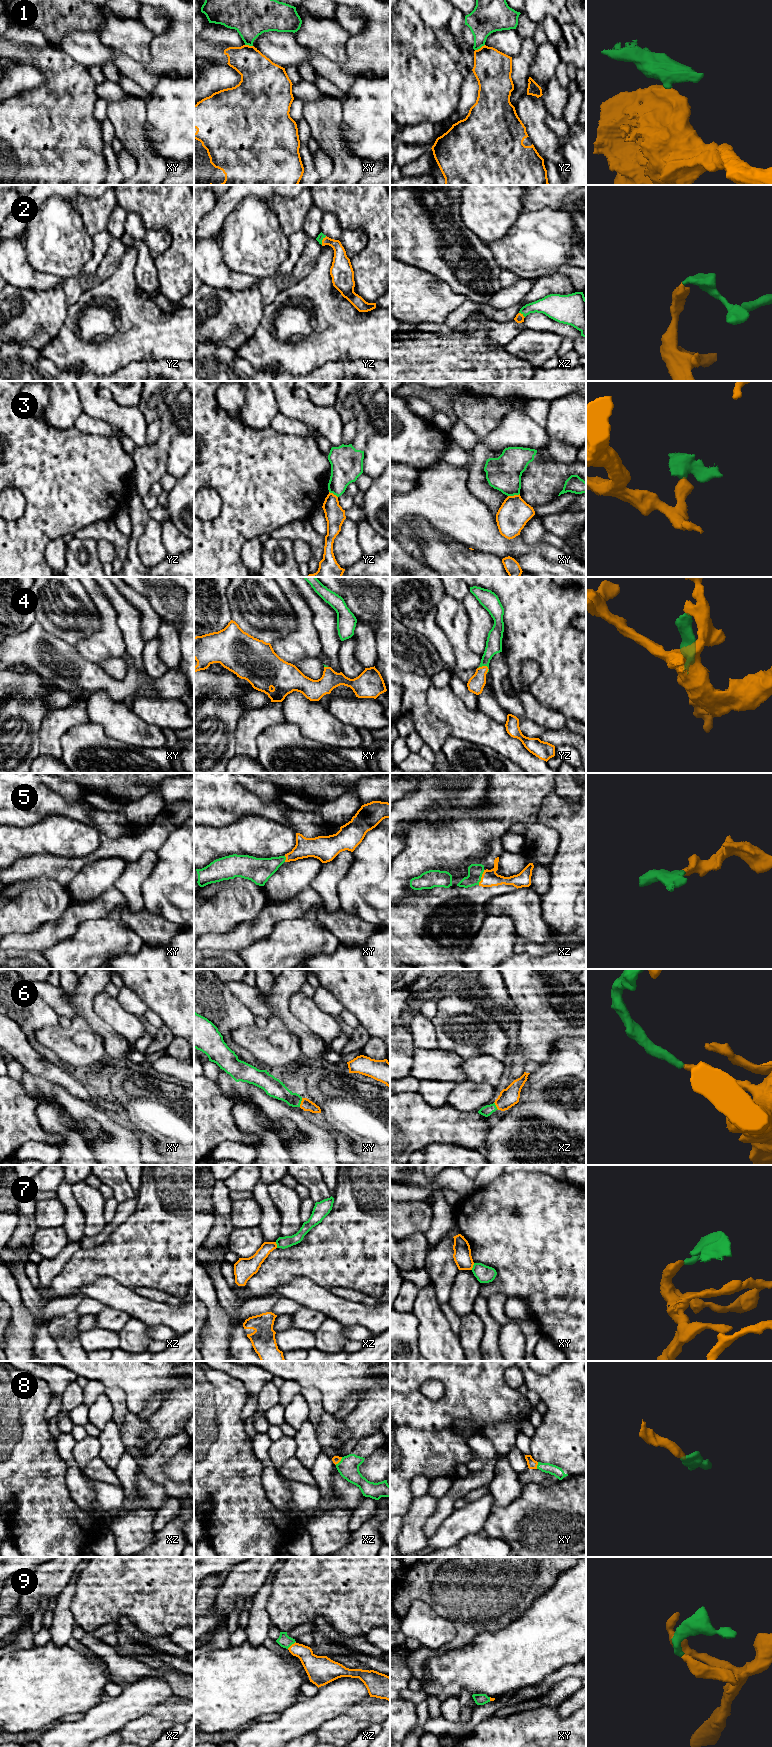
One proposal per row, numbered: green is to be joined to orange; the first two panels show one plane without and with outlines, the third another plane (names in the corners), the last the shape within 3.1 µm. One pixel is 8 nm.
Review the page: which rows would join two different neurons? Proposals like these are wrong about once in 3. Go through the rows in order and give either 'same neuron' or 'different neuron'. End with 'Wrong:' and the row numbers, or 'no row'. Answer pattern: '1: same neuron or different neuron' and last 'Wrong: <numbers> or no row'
1: different neuron
2: same neuron
3: different neuron
4: same neuron
5: same neuron
6: same neuron
7: different neuron
8: same neuron
9: same neuron
Wrong: 1, 3, 7

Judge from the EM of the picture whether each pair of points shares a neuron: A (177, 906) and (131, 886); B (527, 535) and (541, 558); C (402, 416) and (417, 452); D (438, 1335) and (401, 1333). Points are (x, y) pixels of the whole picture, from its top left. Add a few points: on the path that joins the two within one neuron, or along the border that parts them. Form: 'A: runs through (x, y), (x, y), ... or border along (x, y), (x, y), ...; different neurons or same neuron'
A: border along (152, 870), (141, 886), (144, 908); different neurons
B: border along (519, 535), (528, 543), (544, 542); different neurons
C: runs through (406, 425), (406, 435), (414, 443); same neuron
D: border along (412, 1312), (418, 1320), (419, 1350); different neurons

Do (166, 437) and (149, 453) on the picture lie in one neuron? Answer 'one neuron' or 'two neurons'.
one neuron

